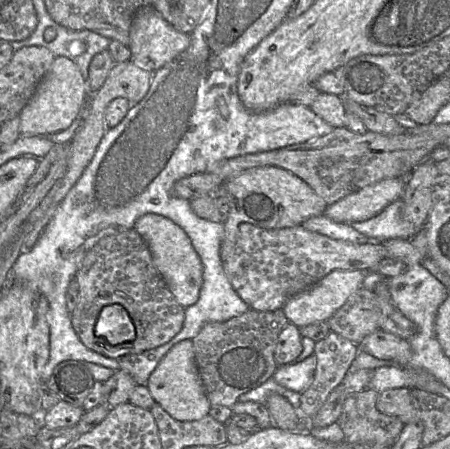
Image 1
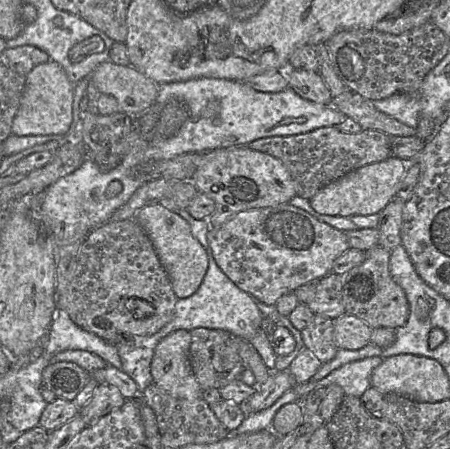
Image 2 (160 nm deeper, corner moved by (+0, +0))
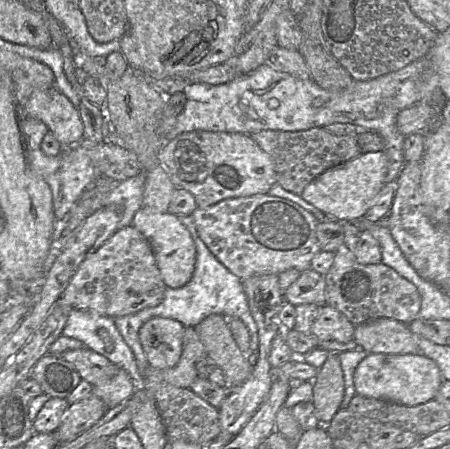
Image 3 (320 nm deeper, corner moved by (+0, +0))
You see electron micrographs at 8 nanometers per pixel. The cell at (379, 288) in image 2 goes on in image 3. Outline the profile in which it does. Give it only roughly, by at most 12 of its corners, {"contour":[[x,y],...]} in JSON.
{"contour":[[333,215],[344,241],[325,275],[326,305],[354,325],[408,325],[422,299],[382,262],[361,264],[360,229]]}

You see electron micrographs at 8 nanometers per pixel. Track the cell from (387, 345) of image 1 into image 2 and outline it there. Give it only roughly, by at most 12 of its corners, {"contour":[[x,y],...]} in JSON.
{"contour":[[345,313],[332,320],[339,349],[371,343],[373,328]]}

